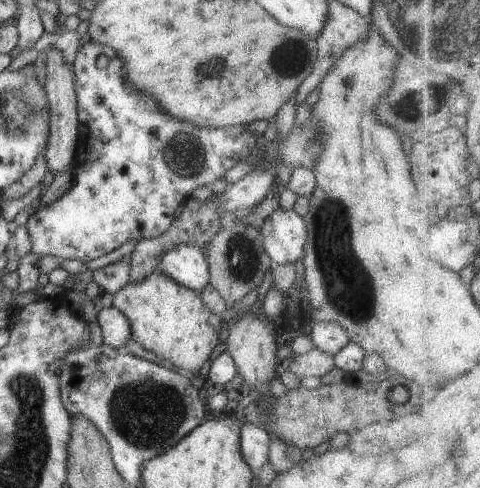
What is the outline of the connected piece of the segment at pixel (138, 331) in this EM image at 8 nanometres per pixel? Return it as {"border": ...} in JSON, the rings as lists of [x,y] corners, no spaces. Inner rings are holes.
{"border":[[[157,269],[142,281],[128,283],[113,295],[113,305],[127,316],[134,341],[182,371],[198,376],[218,345],[221,316],[202,302],[199,293],[178,284],[162,270]]]}

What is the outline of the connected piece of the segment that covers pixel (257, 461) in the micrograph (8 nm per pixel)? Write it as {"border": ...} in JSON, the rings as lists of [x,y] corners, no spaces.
{"border":[[[241,425],[241,451],[250,468],[257,472],[268,463],[268,444],[270,435],[260,426]]]}

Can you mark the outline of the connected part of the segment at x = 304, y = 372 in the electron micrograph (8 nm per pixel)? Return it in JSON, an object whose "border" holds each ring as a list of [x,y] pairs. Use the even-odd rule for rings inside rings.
{"border":[[[313,348],[305,354],[293,355],[281,367],[294,372],[298,378],[308,378],[318,376],[322,378],[335,367],[334,358],[331,354],[326,354],[318,348]]]}

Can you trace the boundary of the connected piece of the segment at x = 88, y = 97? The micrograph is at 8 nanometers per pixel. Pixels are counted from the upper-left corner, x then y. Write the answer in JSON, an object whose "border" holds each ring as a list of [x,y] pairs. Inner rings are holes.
{"border":[[[92,40],[85,43],[78,51],[77,57],[73,62],[73,68],[75,72],[75,91],[78,96],[77,118],[79,124],[79,143],[76,144],[74,180],[71,187],[68,188],[67,192],[64,192],[64,195],[60,196],[59,200],[48,204],[43,209],[40,208],[35,214],[32,214],[26,223],[23,223],[27,235],[30,236],[30,242],[32,242],[31,253],[38,254],[40,257],[46,255],[60,256],[64,260],[71,259],[86,263],[104,256],[104,254],[108,254],[112,250],[116,250],[125,242],[142,238],[154,238],[164,234],[164,231],[168,230],[168,227],[174,220],[176,208],[191,196],[192,190],[200,188],[200,186],[211,186],[216,181],[224,179],[225,173],[228,170],[231,170],[238,161],[243,160],[244,156],[254,152],[260,146],[260,143],[263,142],[262,134],[255,135],[245,128],[250,123],[230,127],[208,128],[208,126],[200,126],[200,124],[190,124],[188,120],[176,120],[176,116],[170,116],[168,112],[164,112],[164,108],[160,108],[160,104],[156,104],[156,96],[152,98],[146,92],[138,92],[136,88],[132,88],[132,86],[128,86],[124,82],[124,76],[126,76],[124,64],[122,64],[120,56],[116,56],[116,52],[108,45],[96,44]],[[100,56],[108,56],[110,58],[110,64],[106,68],[98,68],[96,65]]]}

